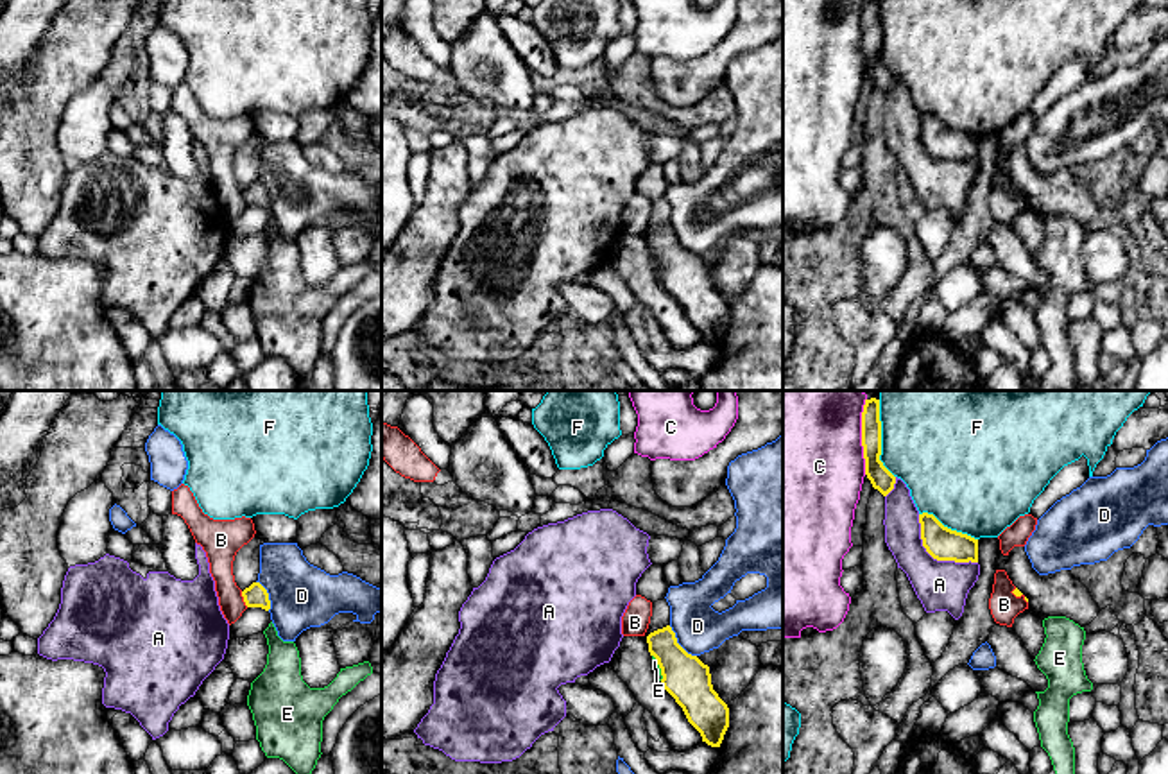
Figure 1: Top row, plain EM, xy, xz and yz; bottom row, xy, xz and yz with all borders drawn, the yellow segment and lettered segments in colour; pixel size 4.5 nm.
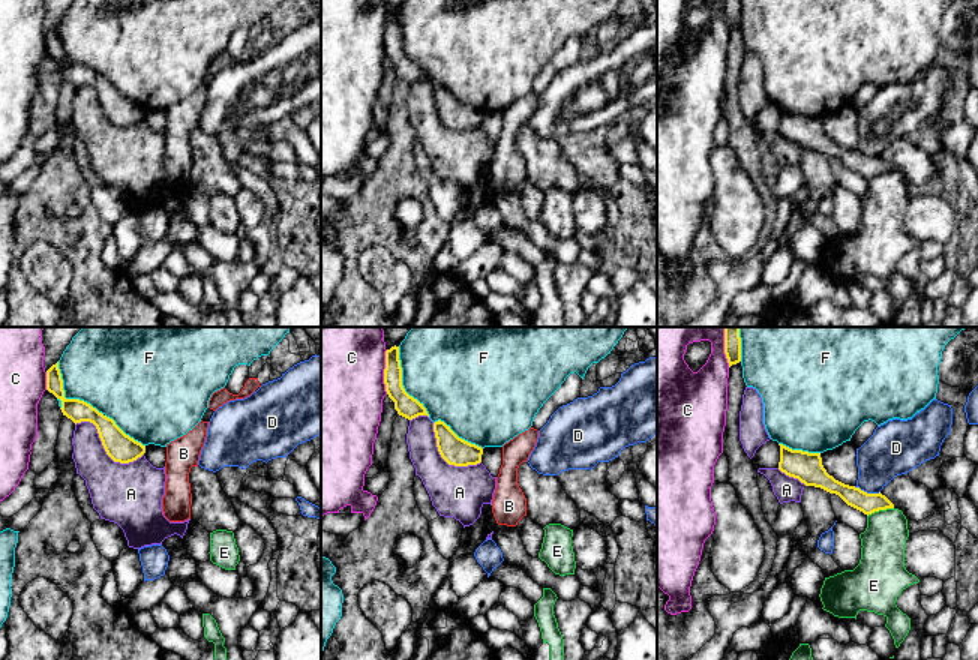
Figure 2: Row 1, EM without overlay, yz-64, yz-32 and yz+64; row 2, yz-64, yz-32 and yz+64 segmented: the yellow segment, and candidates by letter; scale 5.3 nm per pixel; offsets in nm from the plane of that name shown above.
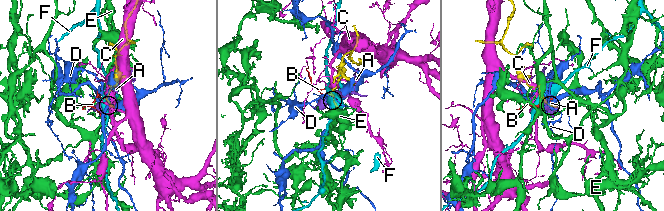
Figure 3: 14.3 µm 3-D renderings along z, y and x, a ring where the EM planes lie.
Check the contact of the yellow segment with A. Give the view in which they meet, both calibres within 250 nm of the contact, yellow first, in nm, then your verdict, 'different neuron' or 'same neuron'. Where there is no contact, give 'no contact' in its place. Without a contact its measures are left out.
contact in yz; calibres 150 and 220 nm; different neuron

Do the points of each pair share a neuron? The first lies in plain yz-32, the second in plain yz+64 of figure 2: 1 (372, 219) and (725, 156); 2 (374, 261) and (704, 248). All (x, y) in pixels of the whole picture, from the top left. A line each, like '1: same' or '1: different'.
1: different
2: different

